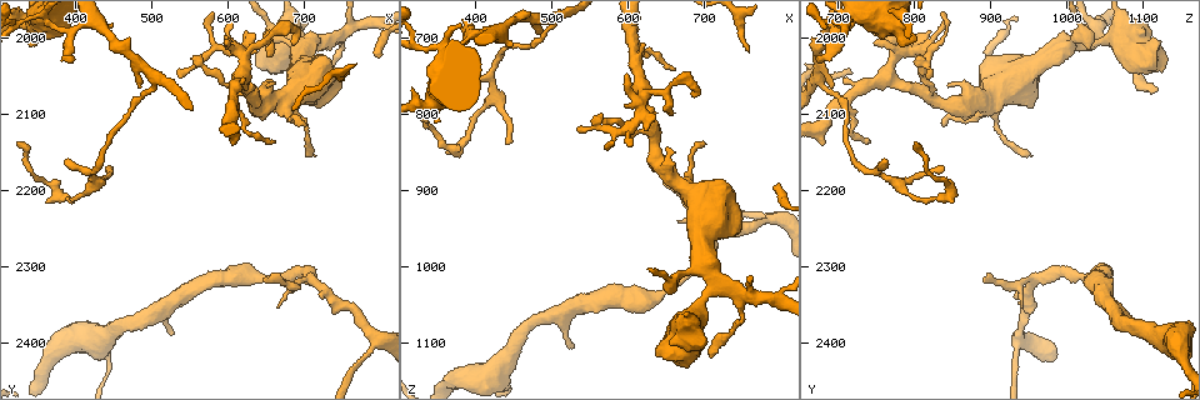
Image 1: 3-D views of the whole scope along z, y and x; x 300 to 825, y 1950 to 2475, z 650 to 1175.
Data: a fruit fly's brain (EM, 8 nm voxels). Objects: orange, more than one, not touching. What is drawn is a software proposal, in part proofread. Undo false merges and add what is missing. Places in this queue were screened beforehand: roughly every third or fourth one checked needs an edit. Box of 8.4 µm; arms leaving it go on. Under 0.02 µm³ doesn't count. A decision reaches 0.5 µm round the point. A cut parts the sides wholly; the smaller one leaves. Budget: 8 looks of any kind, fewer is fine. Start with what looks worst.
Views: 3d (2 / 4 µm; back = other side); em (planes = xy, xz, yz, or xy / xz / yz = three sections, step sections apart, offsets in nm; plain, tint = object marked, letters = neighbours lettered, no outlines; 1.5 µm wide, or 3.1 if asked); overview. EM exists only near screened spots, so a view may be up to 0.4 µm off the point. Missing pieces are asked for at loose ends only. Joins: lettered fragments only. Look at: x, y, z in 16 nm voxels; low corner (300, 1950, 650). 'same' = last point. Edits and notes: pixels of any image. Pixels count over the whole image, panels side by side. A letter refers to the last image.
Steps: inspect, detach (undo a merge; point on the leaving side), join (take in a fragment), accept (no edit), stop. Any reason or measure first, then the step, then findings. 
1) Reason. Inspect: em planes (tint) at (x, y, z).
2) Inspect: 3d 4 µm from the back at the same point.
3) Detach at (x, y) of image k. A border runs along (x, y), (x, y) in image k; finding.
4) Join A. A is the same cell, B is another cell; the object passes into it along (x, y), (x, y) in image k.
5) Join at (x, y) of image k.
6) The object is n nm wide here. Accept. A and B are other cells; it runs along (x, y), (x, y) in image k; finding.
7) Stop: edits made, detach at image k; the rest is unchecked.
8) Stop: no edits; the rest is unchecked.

Inspect: 3d 2 µm at (620, 1985, 825).

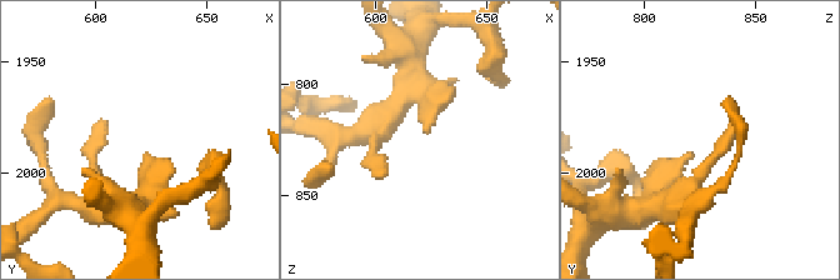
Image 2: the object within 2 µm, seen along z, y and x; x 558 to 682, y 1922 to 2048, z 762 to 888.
Inspect: em planes (letters) at (623, 1990, 822).

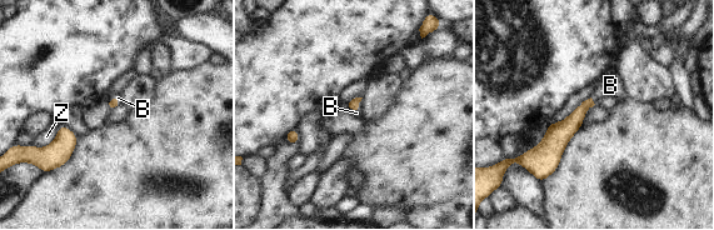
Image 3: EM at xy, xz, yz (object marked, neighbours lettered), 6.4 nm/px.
Join B. B is the same cell, Z is another cell; the object passes into it along (354, 104), (356, 108), (356, 113) in image 3; it goes on there.

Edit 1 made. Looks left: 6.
Inspect: overview.

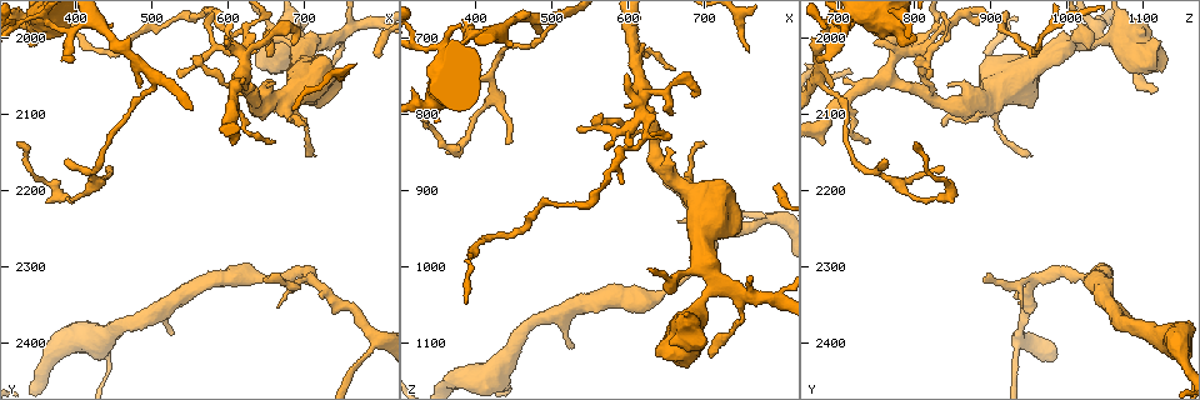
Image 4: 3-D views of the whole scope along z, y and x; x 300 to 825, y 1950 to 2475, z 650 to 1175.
Tapers out. Inspect: em planes (plain) at (705, 2065, 1120).

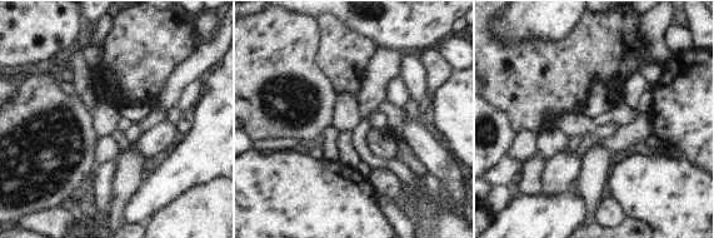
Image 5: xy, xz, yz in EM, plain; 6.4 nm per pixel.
What lies round it. Inspect: em planes (letters) at the same point.

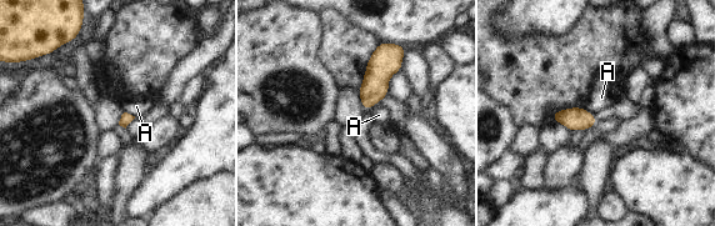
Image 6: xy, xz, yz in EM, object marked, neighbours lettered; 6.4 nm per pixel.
Accept. A is another cell; a border runs along (379, 101), (364, 111) in image 6; no lettered fragment goes on from it.

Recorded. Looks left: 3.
Branch stops here. Inspect: 3d 4 µm at (700, 2110, 835).

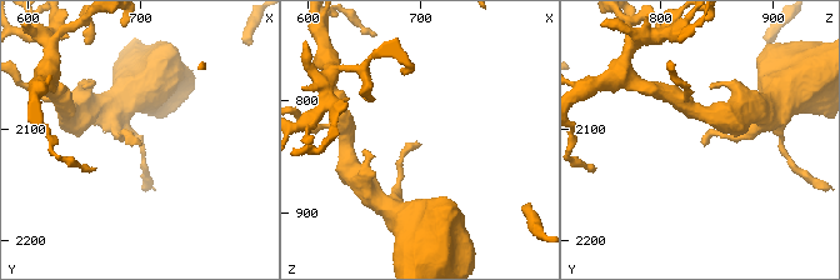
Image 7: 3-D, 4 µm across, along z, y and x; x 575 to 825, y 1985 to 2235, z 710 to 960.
Need the tissue. Inspect: em yz step 8 (plain) at (700, 2114, 836).

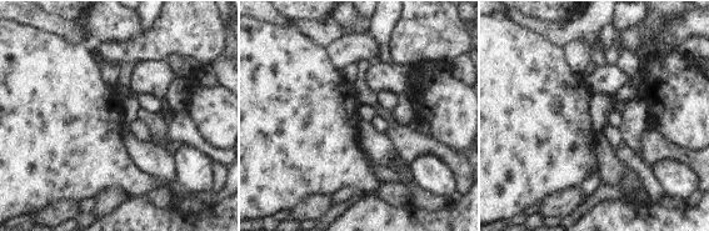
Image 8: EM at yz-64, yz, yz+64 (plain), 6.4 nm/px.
Inspect: em yz step 8 (letters) at the same point.

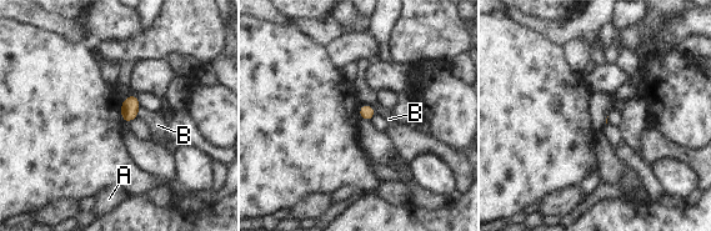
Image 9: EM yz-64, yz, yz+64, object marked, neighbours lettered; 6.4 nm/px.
Accept. A and B are other cells; a border runs along (140, 108), (138, 115) in image 9; none of them fits.

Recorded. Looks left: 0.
Stop: edits made, join at image 3; the rest is unchecked.

